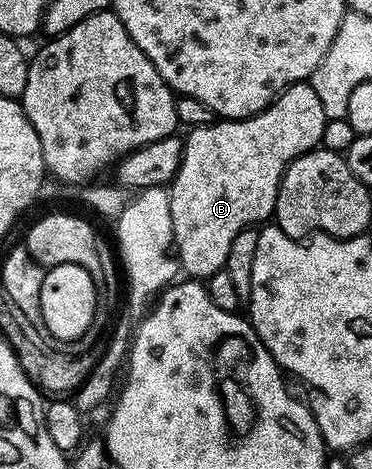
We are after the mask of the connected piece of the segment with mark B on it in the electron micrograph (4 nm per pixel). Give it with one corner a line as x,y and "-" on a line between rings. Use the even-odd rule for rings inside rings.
298,82
296,86
284,90
271,105
252,118
214,120
186,131
181,164
169,184
169,204
165,210
173,220
173,250
179,259
182,273
188,279
206,280
218,270
224,269
233,236
242,230
266,223
274,215
277,192
287,165
322,143
327,121
329,119
325,116
325,108
321,108
317,92
313,92
307,82

